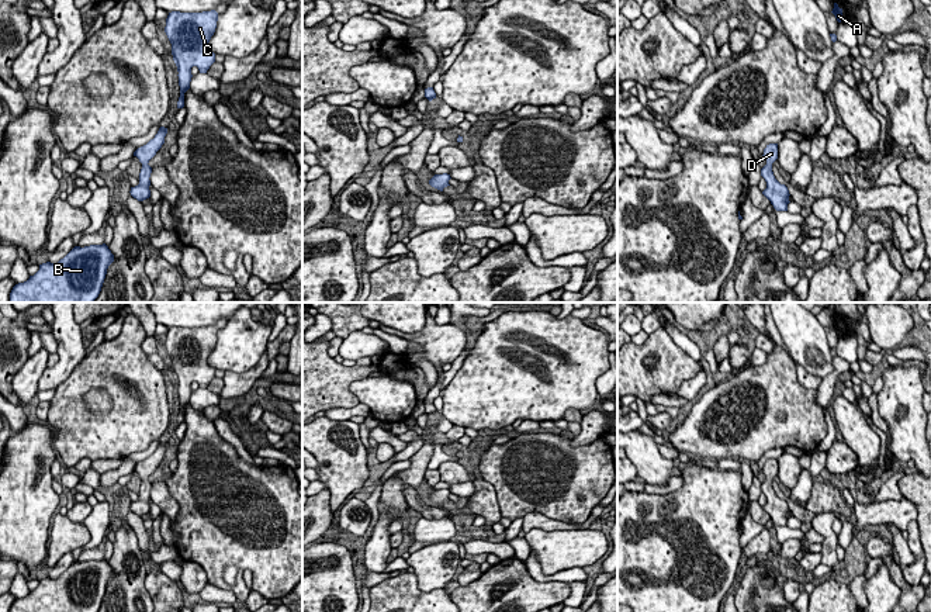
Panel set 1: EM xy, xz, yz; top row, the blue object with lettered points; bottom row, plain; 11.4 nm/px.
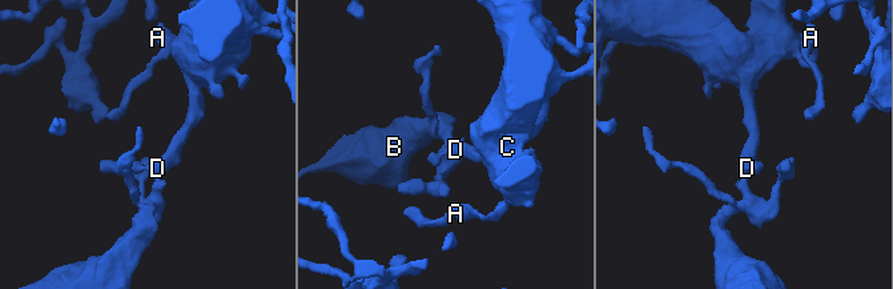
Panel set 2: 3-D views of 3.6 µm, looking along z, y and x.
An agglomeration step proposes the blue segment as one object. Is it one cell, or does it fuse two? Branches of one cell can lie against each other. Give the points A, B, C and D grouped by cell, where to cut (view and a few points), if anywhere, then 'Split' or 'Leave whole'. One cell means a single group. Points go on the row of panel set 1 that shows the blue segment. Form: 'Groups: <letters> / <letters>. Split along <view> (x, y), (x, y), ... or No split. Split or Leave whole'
Groups: A B C D. No split. Leave whole

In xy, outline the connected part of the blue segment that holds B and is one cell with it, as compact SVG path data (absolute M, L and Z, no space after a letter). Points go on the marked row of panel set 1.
M105 243L75 246L58 263L39 264L34 276L15 284L8 302L93 302L113 262Z

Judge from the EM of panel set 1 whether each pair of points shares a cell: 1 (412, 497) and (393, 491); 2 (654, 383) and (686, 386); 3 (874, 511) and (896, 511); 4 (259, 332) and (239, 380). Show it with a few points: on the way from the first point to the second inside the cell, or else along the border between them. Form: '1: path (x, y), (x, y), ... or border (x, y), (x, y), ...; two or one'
1: border (414, 486), (404, 490), (409, 507); two
2: border (702, 369), (695, 376), (686, 379), (674, 393); two
3: path (879, 511), (890, 511); one
4: border (265, 351), (246, 370), (225, 372); two

